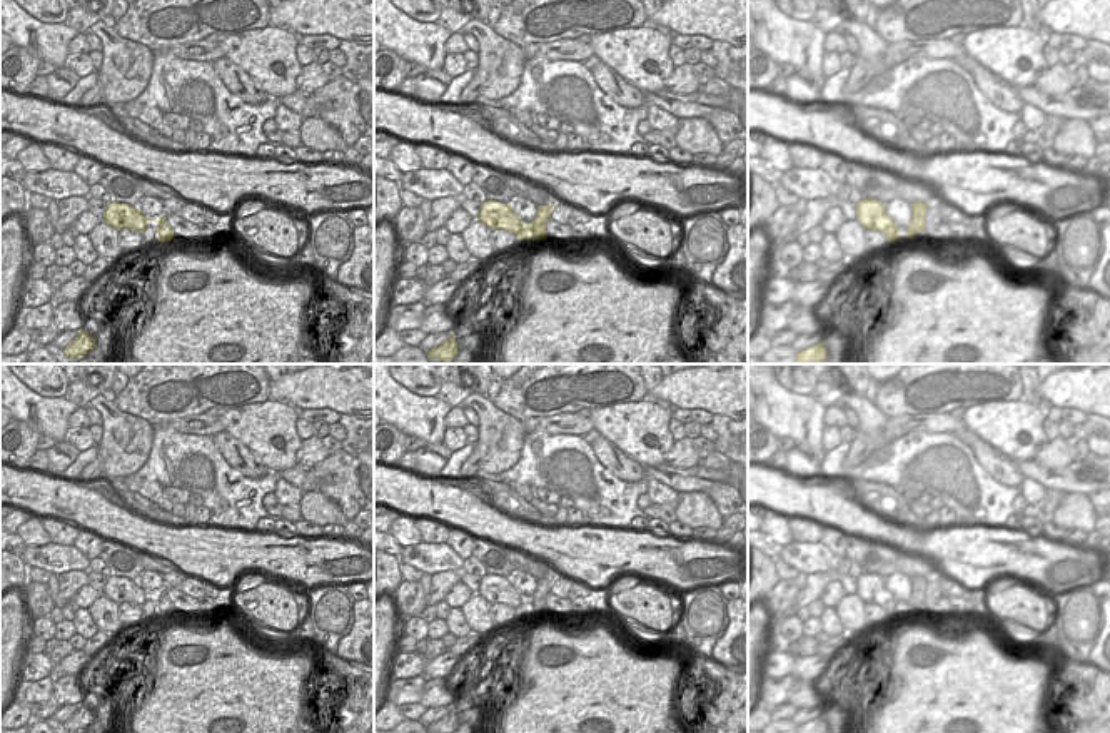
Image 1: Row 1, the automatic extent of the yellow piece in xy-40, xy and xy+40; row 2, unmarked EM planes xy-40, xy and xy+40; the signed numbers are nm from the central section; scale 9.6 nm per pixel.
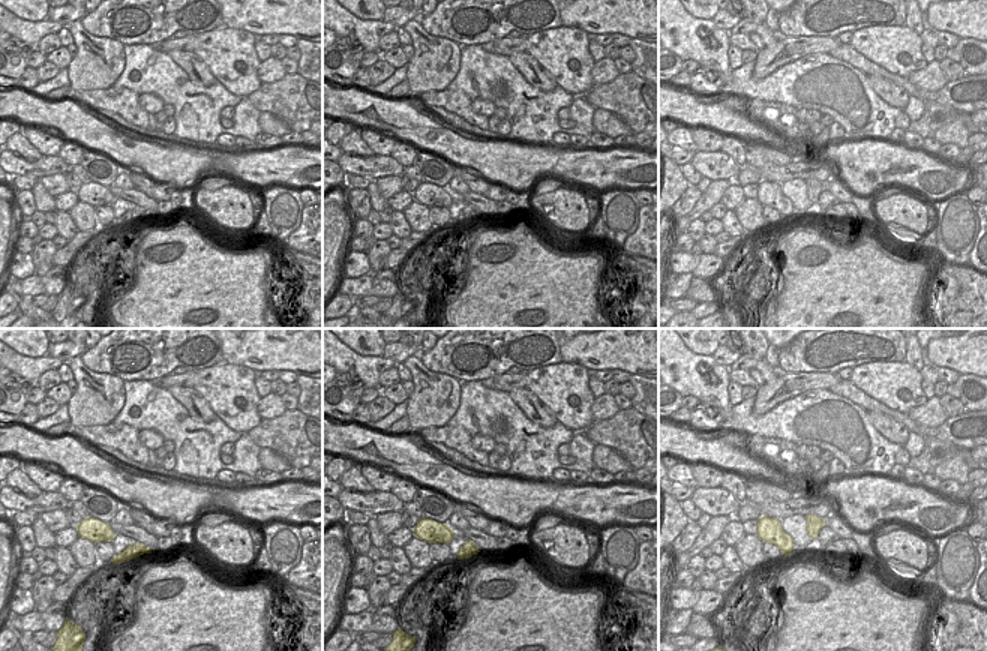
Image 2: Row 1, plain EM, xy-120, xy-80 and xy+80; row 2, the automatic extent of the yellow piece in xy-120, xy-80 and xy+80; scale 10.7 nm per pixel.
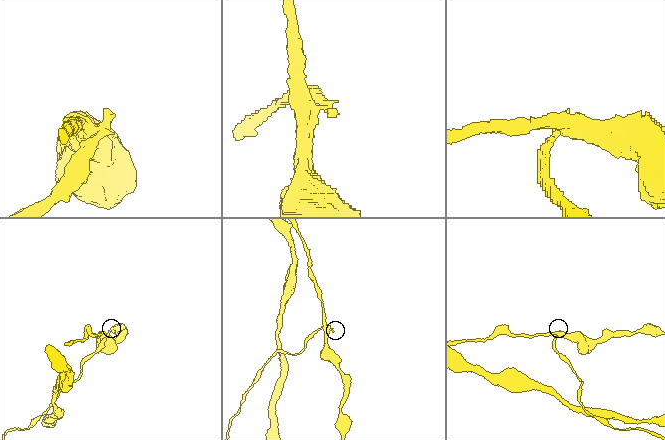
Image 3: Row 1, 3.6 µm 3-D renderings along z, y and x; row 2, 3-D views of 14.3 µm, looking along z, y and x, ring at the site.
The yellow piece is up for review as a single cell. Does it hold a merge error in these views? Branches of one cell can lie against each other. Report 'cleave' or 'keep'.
cleave

